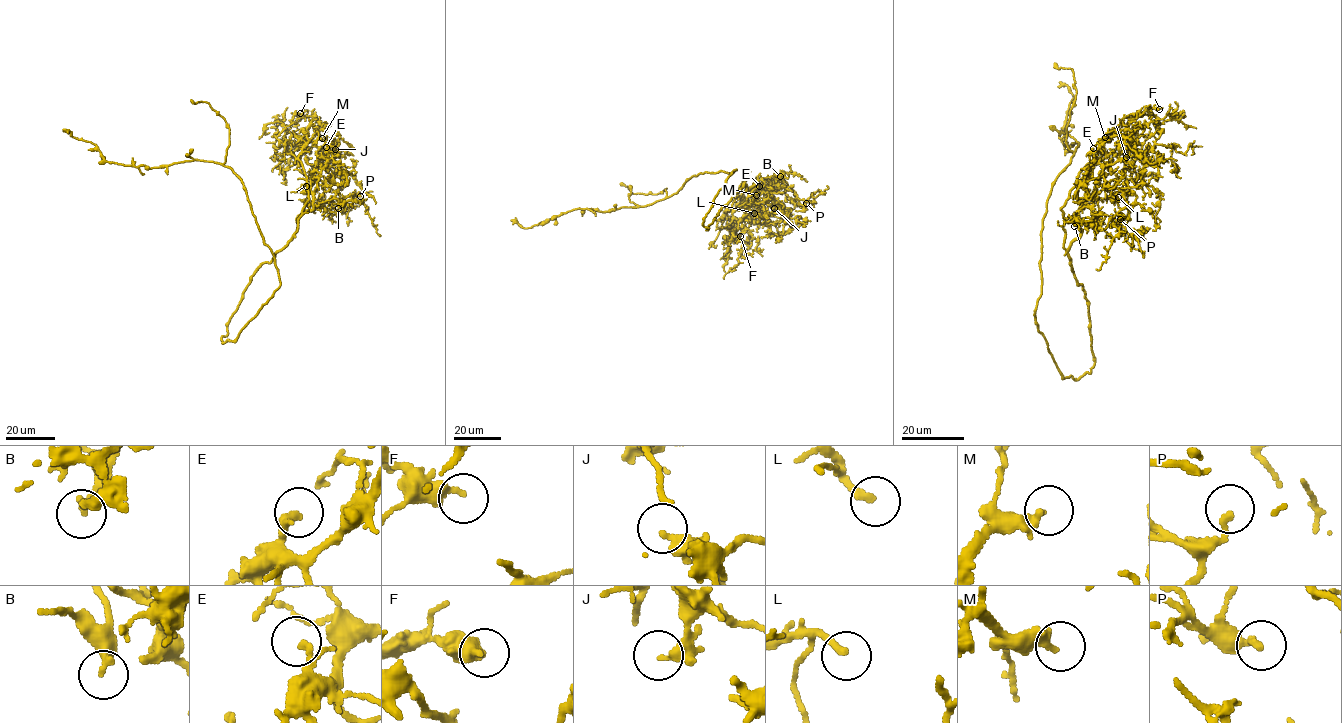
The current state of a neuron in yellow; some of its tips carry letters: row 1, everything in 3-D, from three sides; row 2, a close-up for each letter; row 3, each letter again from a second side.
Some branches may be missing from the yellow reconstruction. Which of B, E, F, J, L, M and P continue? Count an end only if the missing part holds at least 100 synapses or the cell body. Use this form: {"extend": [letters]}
{"extend": ["L"]}

